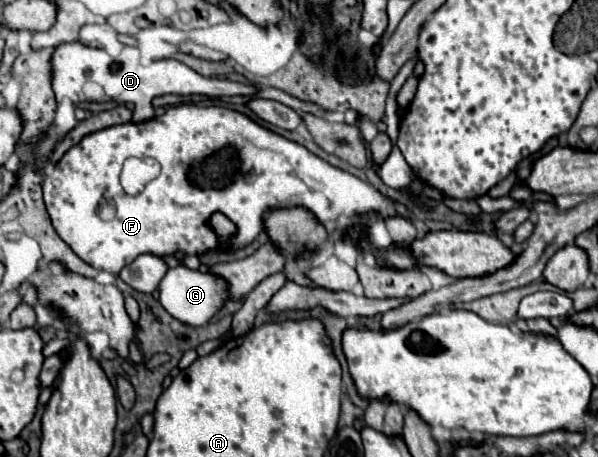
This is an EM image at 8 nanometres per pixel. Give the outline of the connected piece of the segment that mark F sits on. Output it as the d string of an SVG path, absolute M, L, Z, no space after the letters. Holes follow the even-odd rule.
M174 105L164 115L154 117L146 123L112 125L102 131L86 135L78 145L74 145L70 151L64 153L64 157L54 165L54 169L50 169L50 179L48 179L48 169L44 171L42 189L44 189L44 203L46 203L46 209L50 213L56 233L72 247L72 251L80 259L84 259L86 263L90 263L96 269L104 269L114 275L118 275L122 267L132 263L142 253L152 253L152 255L164 257L164 255L174 255L178 249L188 255L200 255L208 249L216 249L218 239L216 239L214 231L206 225L208 217L214 211L222 211L238 227L238 233L232 239L232 249L240 249L240 247L252 243L262 233L260 217L268 207L304 205L310 211L314 211L314 215L320 219L320 223L334 221L342 213L344 215L362 215L368 211L378 211L380 215L410 217L406 207L386 199L372 185L364 183L362 179L358 179L342 169L328 165L326 161L312 155L306 147L260 127L246 115L236 113L232 109L224 109L224 107L198 107L198 105ZM156 119L222 119L222 149L218 147L216 133L212 137L210 135L206 137L206 133L202 133L202 135L178 133L178 129L176 129L176 133L162 133L160 147L158 147ZM196 141L202 141L200 151L194 147ZM128 157L154 157L162 165L160 175L156 179L152 179L144 187L144 191L138 193L136 197L126 195L124 189L120 187L120 167L122 167L124 159L128 159ZM52 191L56 193L56 197L50 195Z

